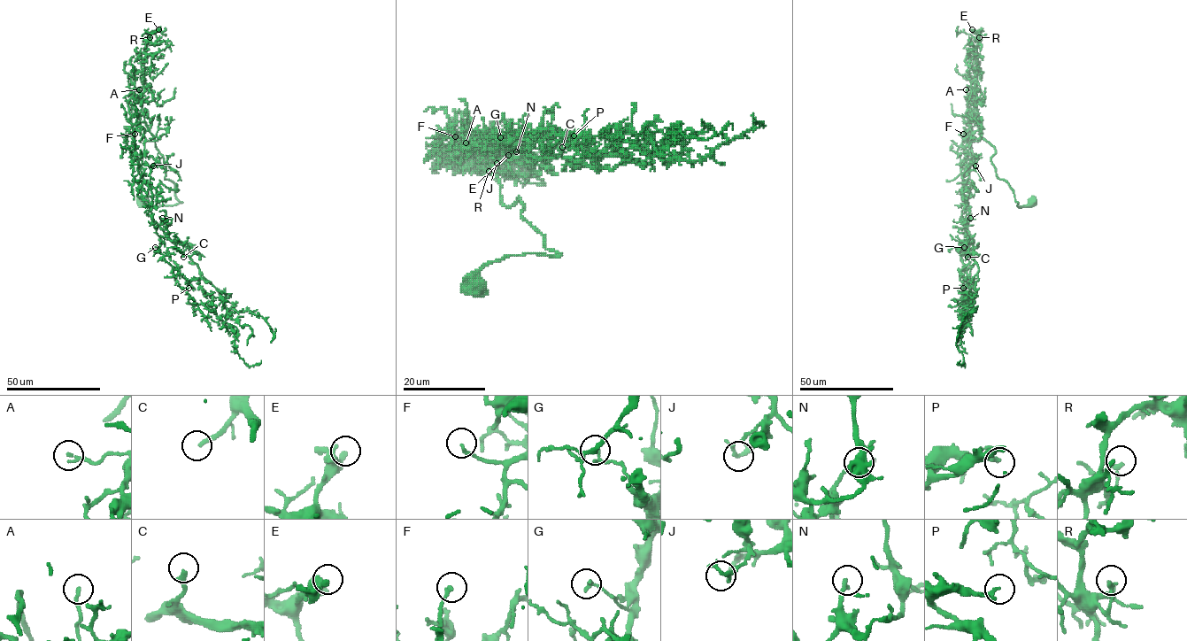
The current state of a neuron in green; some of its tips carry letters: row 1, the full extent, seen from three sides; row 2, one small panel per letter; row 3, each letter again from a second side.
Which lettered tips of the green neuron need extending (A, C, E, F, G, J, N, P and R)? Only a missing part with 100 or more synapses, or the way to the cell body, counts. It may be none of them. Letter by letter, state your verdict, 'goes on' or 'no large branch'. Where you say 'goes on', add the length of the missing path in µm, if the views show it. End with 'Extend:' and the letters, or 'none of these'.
A: no large branch
C: goes on; about 20 µm are missing
E: no large branch
F: no large branch
G: no large branch
J: no large branch
N: no large branch
P: no large branch
R: no large branch
Extend: C

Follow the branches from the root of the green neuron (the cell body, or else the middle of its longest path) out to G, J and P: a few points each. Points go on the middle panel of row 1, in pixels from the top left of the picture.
G: (474, 287), (509, 256), (559, 255), (466, 155), (485, 137), (514, 148), (500, 137)
J: (474, 287), (509, 256), (559, 255), (519, 197), (503, 203), (476, 145), (497, 163)
P: (474, 287), (490, 263), (559, 253), (466, 151), (574, 135)

